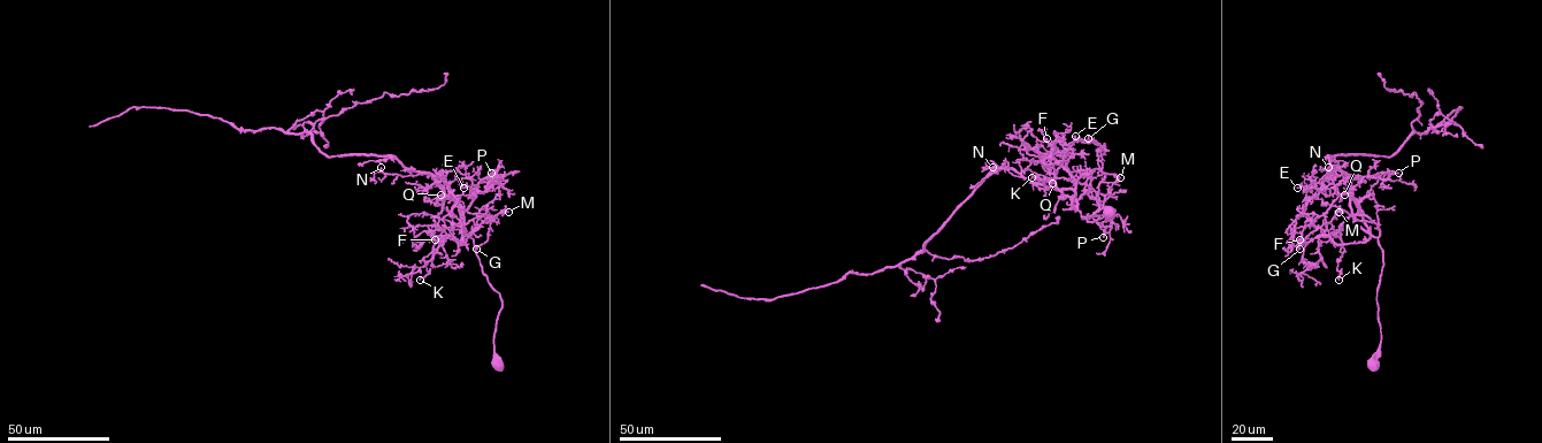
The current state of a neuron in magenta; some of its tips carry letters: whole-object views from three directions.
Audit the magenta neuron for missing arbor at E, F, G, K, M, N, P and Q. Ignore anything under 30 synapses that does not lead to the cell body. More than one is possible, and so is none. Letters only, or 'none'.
none

